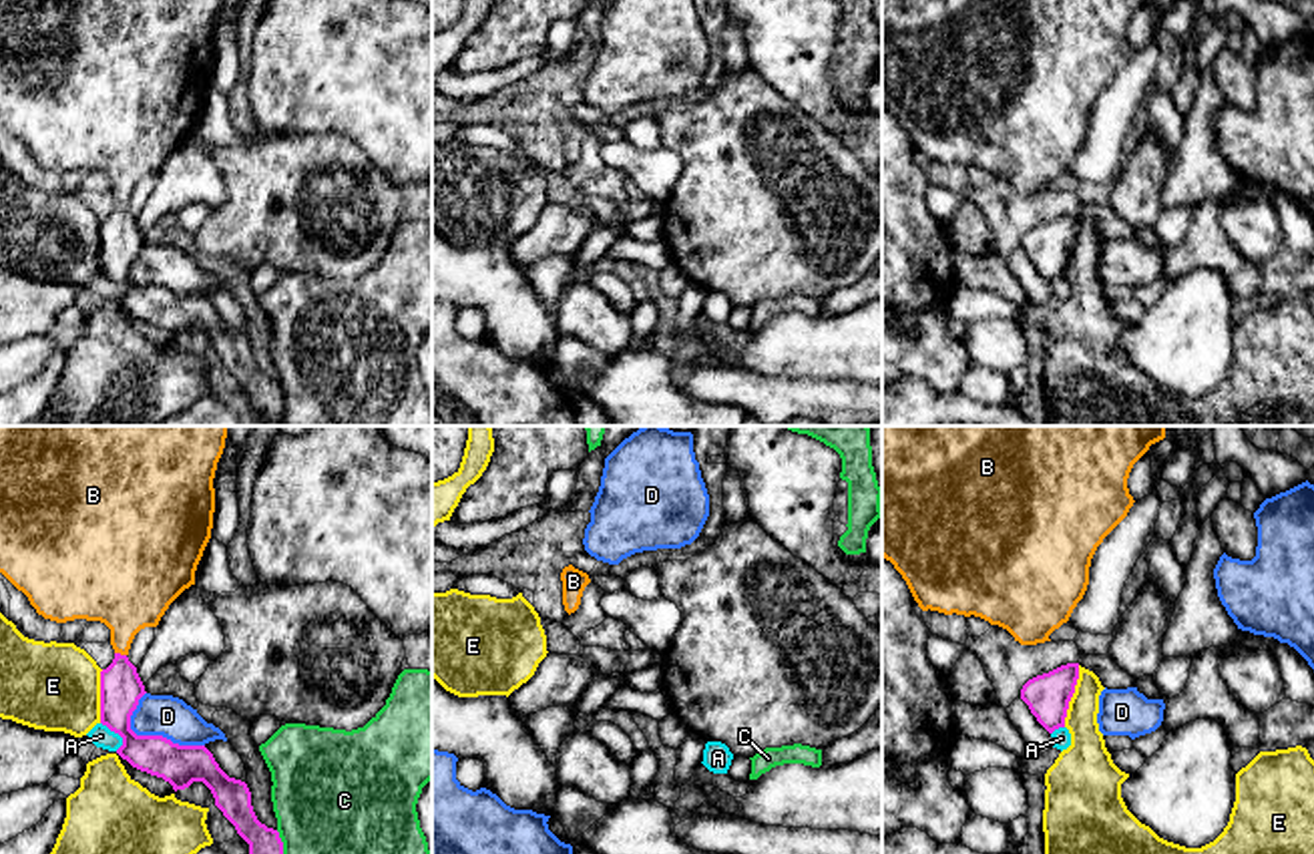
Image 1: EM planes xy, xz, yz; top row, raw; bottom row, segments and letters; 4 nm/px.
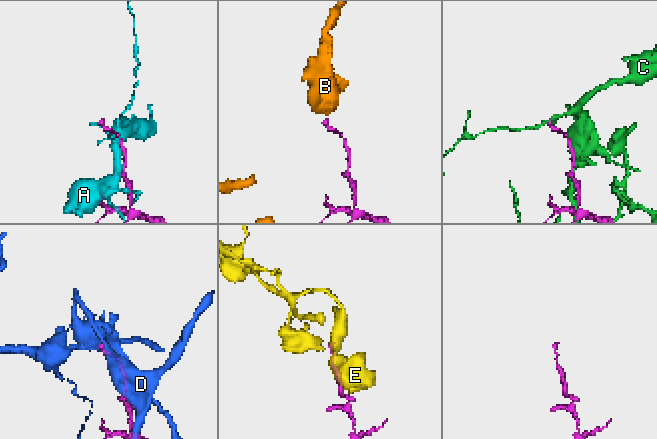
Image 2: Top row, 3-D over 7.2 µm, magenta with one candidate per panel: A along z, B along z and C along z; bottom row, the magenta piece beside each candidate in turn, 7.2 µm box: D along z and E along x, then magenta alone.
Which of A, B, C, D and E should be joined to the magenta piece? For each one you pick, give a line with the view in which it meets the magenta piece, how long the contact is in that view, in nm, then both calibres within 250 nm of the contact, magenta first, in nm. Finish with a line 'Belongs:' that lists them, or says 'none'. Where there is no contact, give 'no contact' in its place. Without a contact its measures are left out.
B: xy | 50 nm | 170/320 nm
Belongs: B

